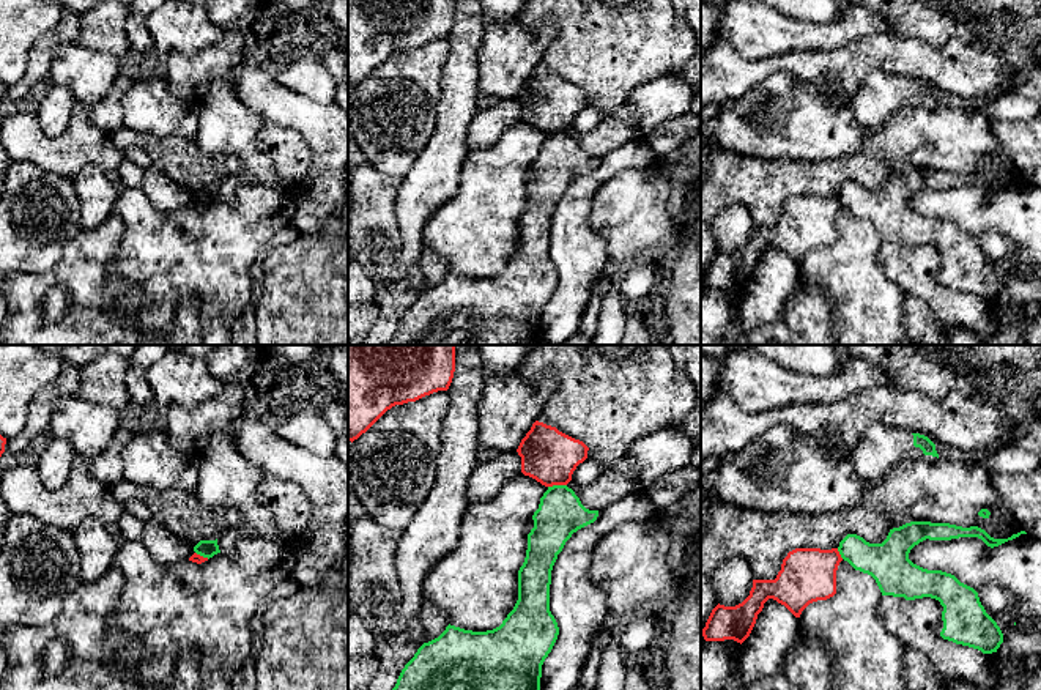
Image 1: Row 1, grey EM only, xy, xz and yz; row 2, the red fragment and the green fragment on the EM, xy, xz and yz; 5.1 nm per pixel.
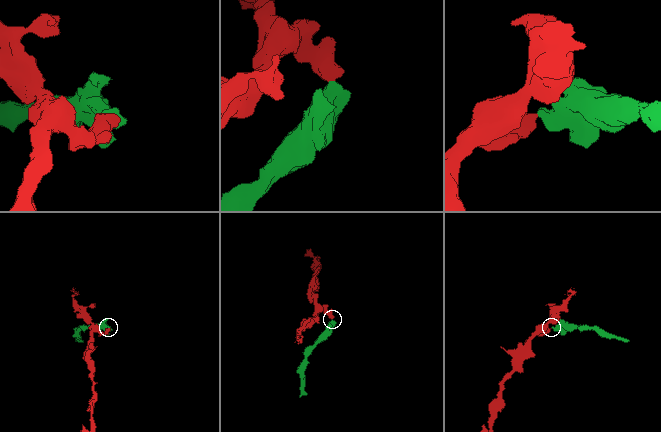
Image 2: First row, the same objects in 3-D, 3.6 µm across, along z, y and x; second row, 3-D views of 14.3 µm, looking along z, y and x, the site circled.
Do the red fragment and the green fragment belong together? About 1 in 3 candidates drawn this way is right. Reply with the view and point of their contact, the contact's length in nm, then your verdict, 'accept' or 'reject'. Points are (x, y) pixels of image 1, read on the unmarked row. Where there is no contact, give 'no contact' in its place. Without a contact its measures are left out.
xz (556, 131) | 100 nm | reject

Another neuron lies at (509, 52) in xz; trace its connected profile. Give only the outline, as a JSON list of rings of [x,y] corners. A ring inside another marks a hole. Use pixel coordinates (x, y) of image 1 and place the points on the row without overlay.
[[[551,20],[487,24],[479,49],[477,93],[517,98],[556,35],[558,25]]]

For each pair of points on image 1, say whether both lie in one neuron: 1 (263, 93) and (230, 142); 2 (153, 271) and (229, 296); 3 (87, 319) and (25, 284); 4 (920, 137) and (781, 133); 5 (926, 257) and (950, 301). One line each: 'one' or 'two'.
1: two
2: one
3: one
4: two
5: one

